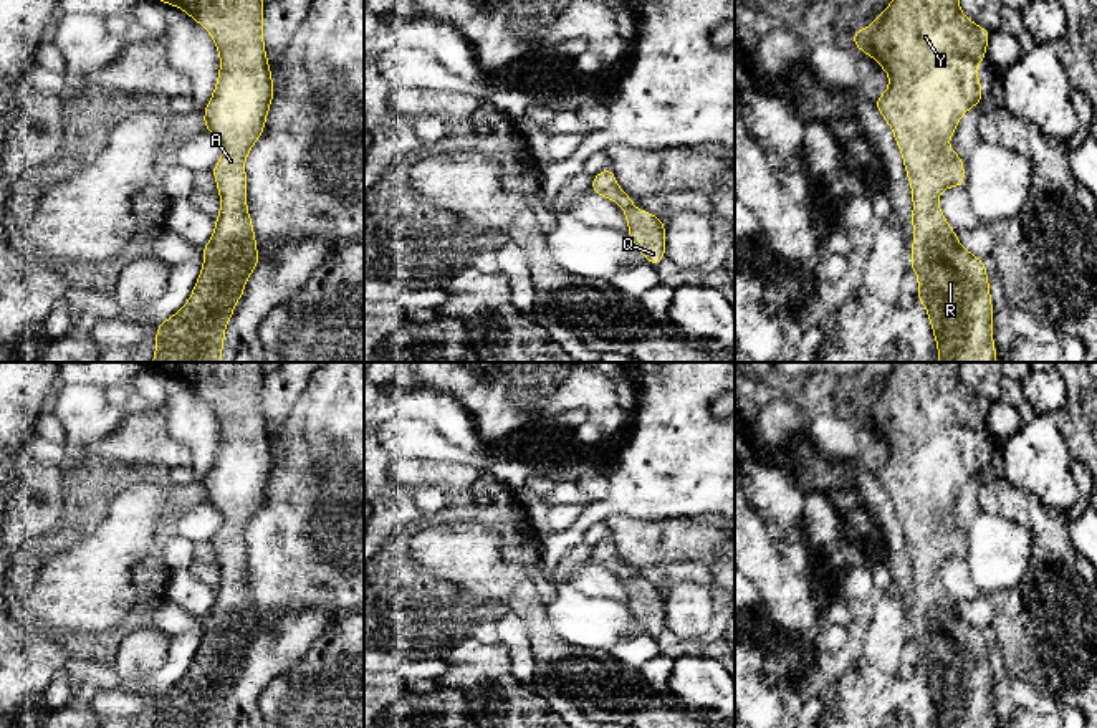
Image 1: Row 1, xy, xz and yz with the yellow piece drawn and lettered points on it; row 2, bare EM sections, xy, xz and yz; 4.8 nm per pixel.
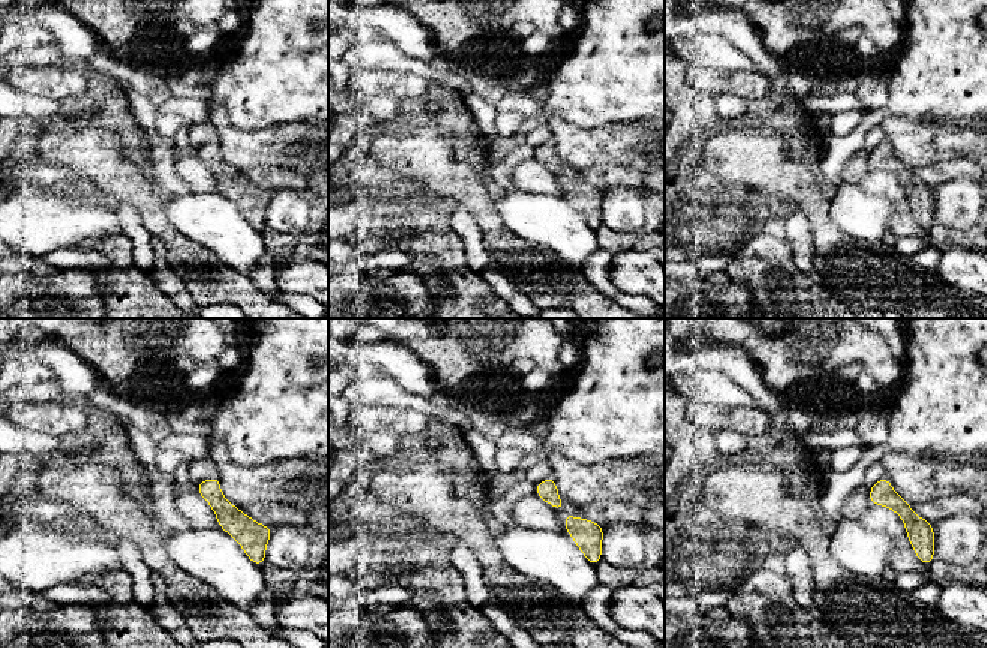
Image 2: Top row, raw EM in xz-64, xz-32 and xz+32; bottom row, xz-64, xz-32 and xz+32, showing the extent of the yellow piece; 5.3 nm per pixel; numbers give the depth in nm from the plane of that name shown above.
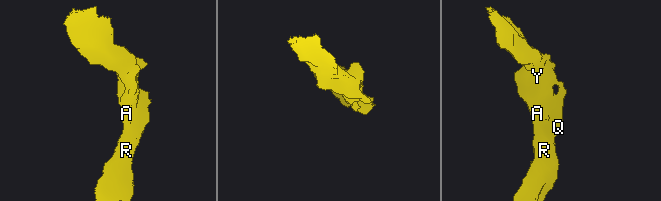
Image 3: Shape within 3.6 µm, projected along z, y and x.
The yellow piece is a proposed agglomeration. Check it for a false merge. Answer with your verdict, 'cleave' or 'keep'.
keep

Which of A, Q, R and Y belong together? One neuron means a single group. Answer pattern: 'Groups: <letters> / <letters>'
Groups: A Q R Y

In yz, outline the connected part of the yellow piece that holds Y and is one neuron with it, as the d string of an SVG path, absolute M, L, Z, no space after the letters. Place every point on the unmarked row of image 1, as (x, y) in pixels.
M897 362L889 377L884 381L882 386L879 386L869 399L859 400L854 399L852 412L859 422L870 425L879 437L882 437L890 450L890 455L887 462L879 467L874 472L874 477L879 480L882 488L889 493L892 498L892 503L895 506L895 513L902 523L902 529L905 534L905 543L912 558L912 572L913 572L913 582L912 582L912 596L913 596L913 614L912 614L912 627L910 627L910 639L918 647L918 662L917 670L920 670L927 678L927 687L933 698L935 713L938 716L938 728L996 728L996 718L991 706L993 700L993 673L989 665L989 654L988 654L988 644L984 632L976 629L971 622L963 619L956 609L956 602L950 597L945 586L941 584L940 576L937 574L938 566L948 559L948 558L961 558L965 554L965 534L958 528L956 521L953 518L943 518L951 506L956 501L958 491L961 486L973 477L981 475L983 463L981 463L981 452L975 442L976 433L984 433L984 424L986 415L991 407L991 402L988 399L975 395L958 377L958 369L961 362Z

